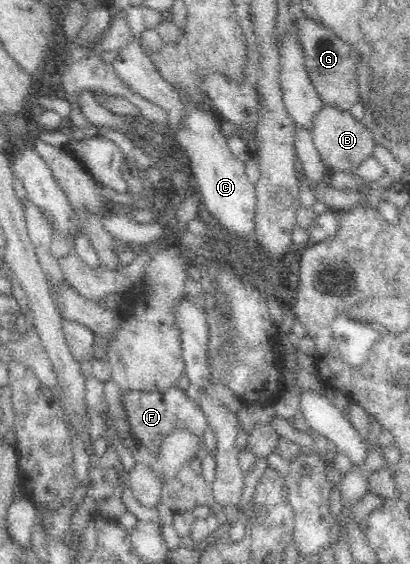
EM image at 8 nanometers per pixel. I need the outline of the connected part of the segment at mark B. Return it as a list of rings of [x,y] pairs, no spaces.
[[[323,104],[312,118],[311,132],[321,162],[329,171],[338,170],[347,173],[355,164],[372,156],[372,147],[375,145],[373,136],[364,120],[357,120],[351,110],[345,110],[334,104]]]

